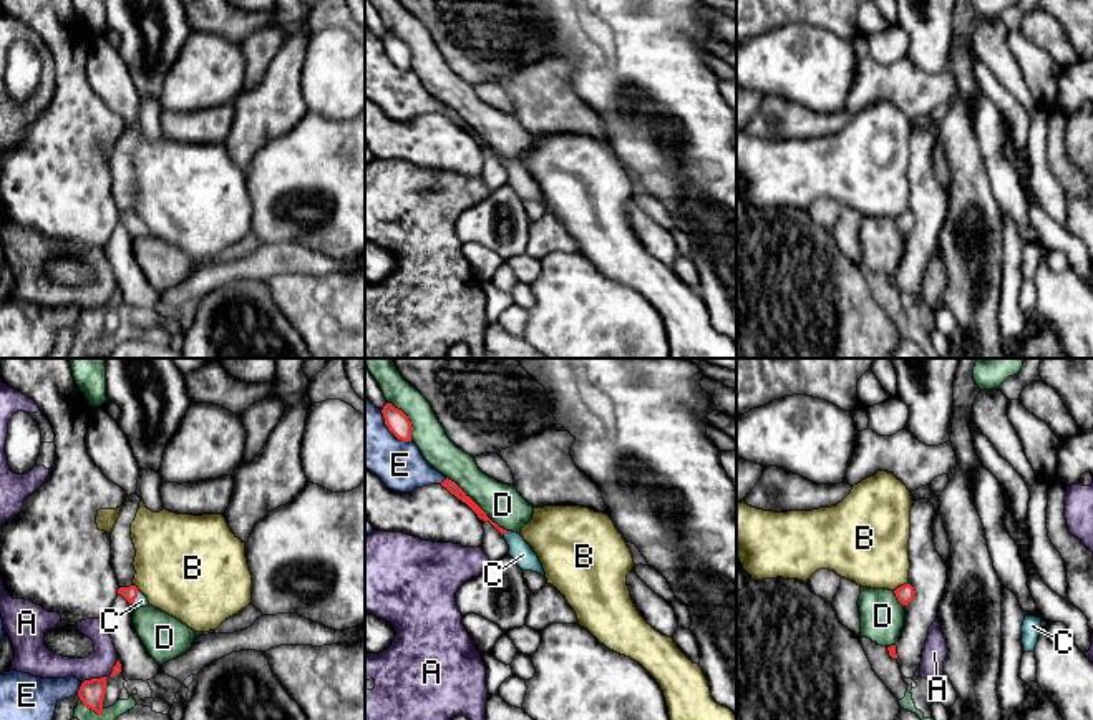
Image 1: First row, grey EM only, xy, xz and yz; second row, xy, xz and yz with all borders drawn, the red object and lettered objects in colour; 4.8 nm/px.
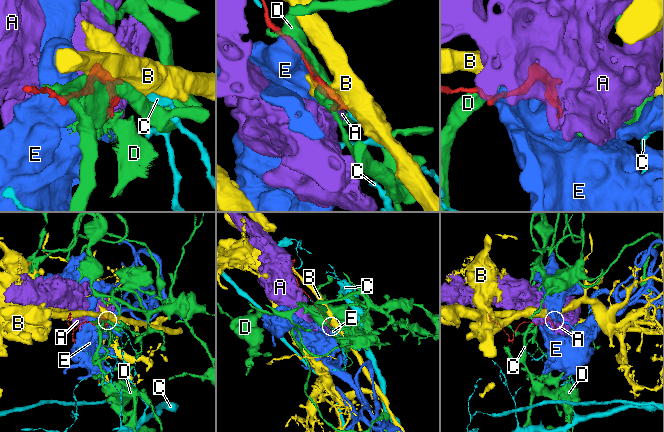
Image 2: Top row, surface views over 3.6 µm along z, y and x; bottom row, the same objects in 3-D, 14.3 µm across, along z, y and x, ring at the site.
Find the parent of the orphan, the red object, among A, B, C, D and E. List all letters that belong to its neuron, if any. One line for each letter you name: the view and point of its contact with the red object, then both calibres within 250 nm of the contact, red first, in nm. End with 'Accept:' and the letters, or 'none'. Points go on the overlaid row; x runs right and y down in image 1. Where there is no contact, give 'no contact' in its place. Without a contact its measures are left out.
C: contact xy (136, 596); calibres 70 and 60 nm
Accept: C

